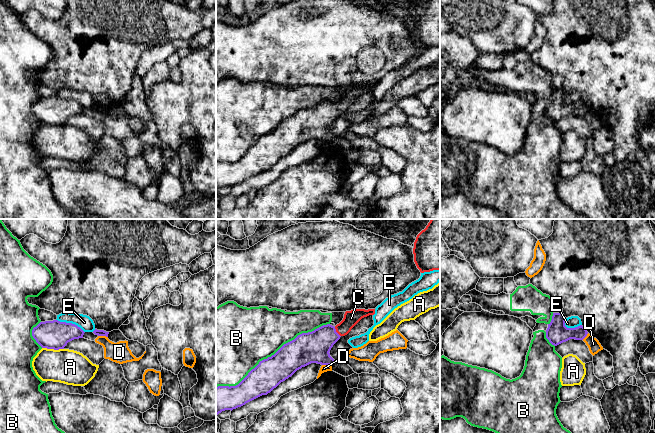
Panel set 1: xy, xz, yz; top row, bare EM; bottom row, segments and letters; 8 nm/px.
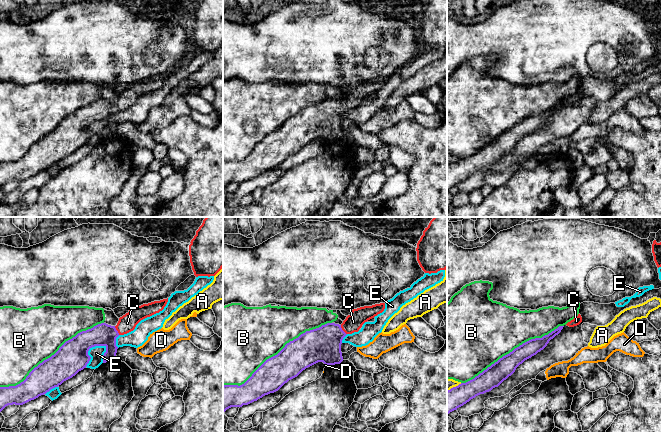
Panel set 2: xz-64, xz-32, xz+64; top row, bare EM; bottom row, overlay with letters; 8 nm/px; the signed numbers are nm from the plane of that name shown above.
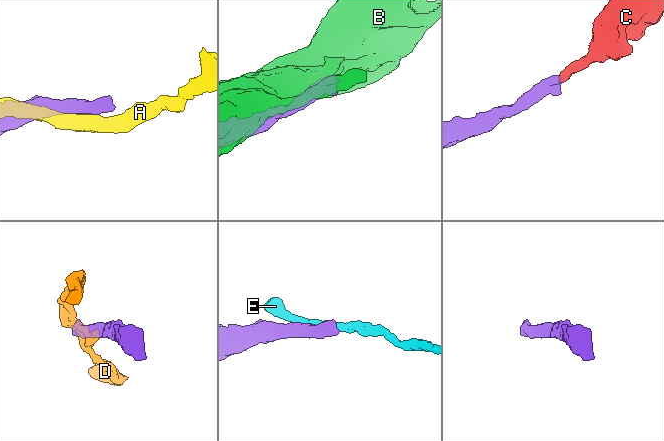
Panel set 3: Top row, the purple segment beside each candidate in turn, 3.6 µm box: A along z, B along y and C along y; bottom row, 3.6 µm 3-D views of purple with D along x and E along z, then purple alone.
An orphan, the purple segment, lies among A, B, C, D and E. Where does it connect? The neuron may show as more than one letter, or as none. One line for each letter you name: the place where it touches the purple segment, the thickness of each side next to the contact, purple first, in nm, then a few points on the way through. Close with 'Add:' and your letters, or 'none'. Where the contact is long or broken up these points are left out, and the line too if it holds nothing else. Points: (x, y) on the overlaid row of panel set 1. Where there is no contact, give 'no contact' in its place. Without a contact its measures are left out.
C: contact xz (336, 332); calibres 260 and 120 nm; way xz (313, 347), (327, 335), (336, 332), (351, 318)
Add: C

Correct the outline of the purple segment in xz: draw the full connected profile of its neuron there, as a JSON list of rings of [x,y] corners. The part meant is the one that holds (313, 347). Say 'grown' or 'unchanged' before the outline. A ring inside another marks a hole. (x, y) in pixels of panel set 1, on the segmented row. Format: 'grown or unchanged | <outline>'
grown | [[[375,309],[346,311],[343,320],[335,327],[323,325],[284,344],[274,355],[260,361],[238,385],[216,387],[216,416],[267,395],[297,370],[311,363],[332,366],[336,362],[329,353],[333,345],[362,318],[374,314]]]

